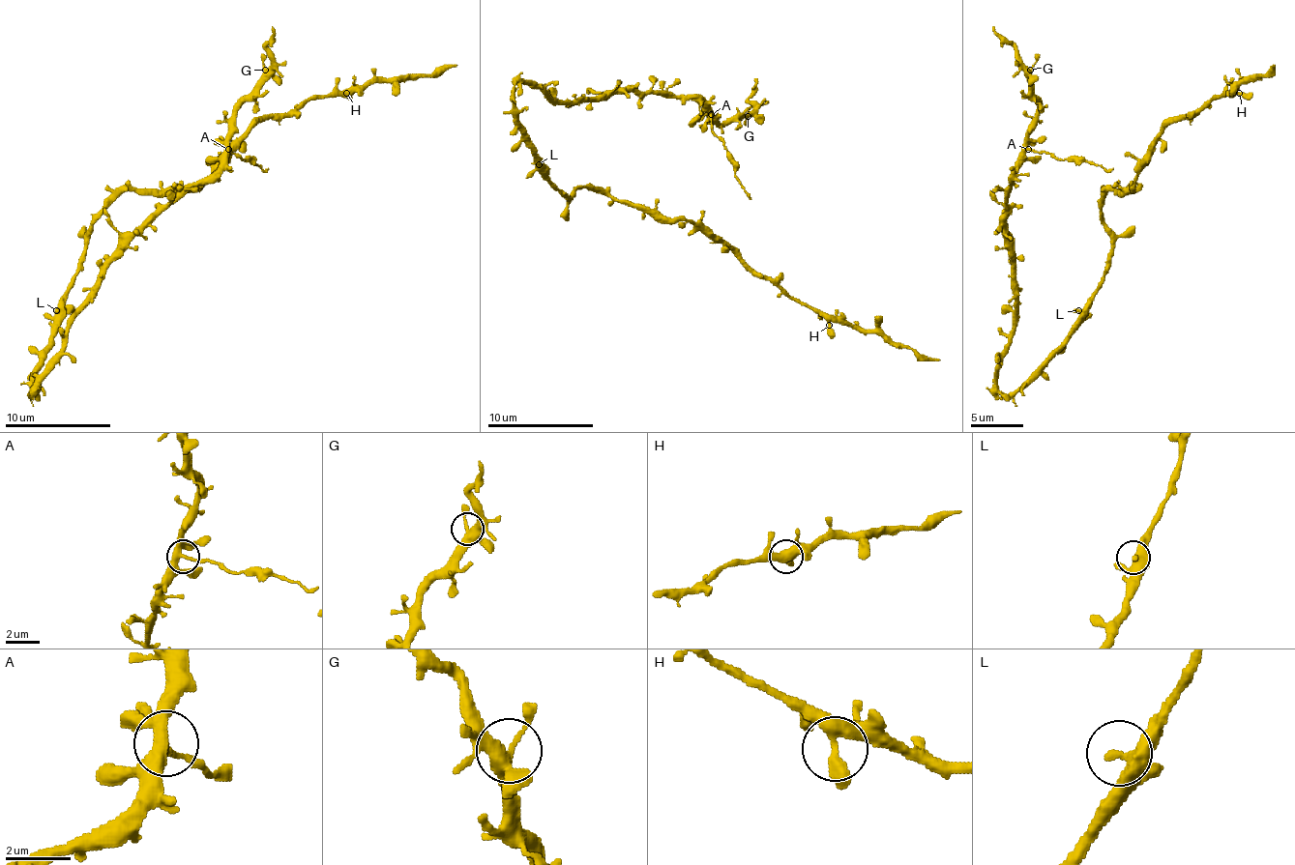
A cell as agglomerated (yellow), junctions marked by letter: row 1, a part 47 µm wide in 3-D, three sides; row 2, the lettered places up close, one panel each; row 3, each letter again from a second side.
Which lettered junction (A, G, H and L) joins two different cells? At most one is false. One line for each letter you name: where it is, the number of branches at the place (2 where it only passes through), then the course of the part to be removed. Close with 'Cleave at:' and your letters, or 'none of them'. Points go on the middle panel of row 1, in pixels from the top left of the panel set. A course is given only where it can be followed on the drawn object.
A: at (711, 114); 4 branches meet; foreign part runs (710, 114), (710, 129), (723, 143), (734, 177), (750, 198)
Cleave at: A

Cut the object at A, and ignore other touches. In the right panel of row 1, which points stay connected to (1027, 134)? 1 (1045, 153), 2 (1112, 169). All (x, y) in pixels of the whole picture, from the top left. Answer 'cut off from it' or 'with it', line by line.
1: cut off from it
2: cut off from it

